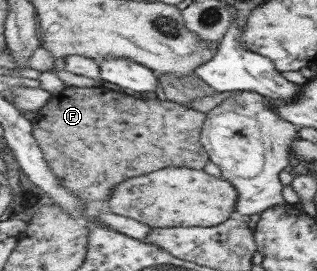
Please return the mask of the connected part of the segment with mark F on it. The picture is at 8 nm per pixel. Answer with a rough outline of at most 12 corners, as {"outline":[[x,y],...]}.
{"outline":[[65,87],[33,134],[87,202],[173,166],[203,170],[207,112]]}

